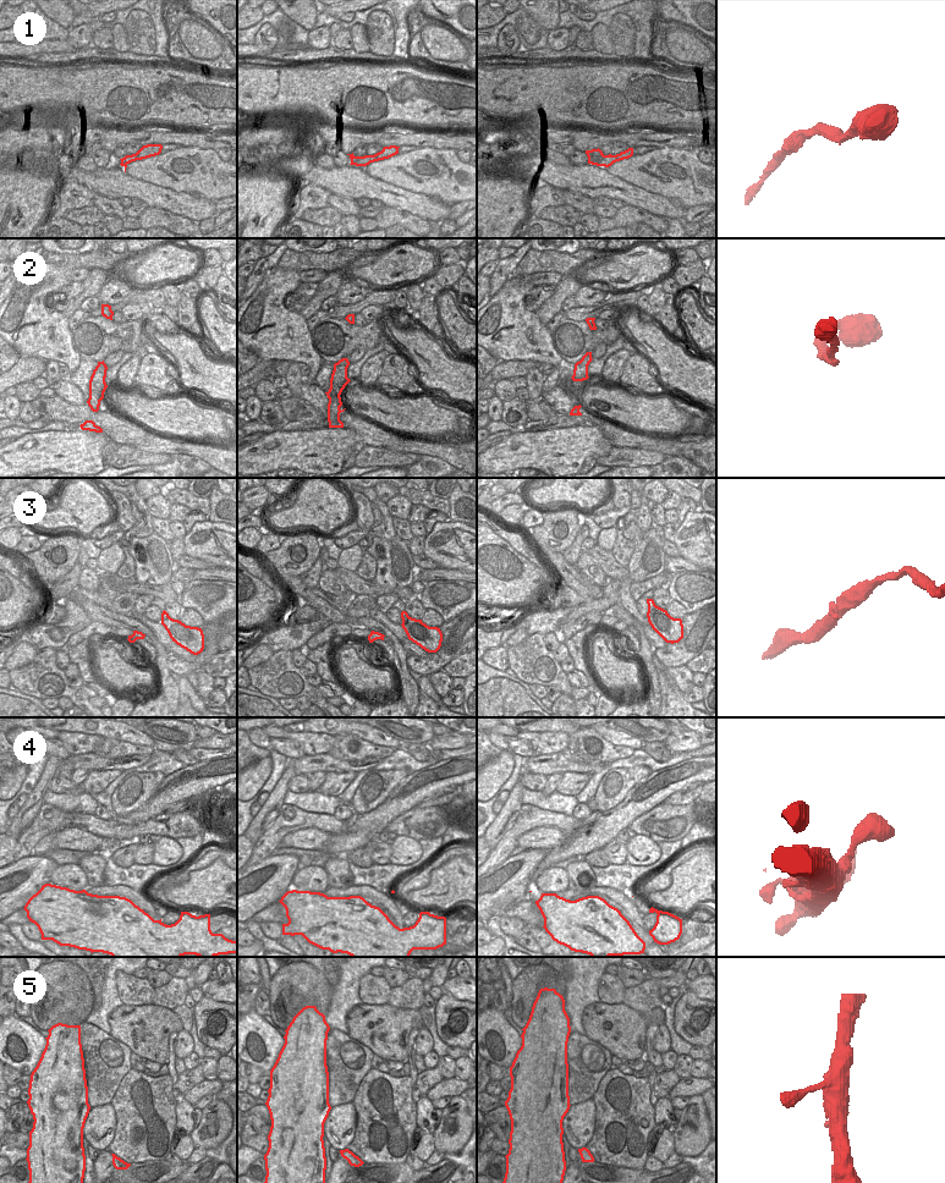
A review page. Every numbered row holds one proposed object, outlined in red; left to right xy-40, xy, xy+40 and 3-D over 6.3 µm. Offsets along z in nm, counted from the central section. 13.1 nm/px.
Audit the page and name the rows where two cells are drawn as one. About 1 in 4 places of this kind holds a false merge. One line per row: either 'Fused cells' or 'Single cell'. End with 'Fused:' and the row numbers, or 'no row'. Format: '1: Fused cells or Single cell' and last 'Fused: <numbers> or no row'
1: Single cell
2: Single cell
3: Single cell
4: Single cell
5: Single cell
Fused: no row

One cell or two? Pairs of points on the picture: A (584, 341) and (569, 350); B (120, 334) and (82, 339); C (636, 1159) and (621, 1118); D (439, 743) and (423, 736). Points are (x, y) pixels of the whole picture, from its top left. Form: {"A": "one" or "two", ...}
{"A": "one", "B": "one", "C": "one", "D": "two"}

